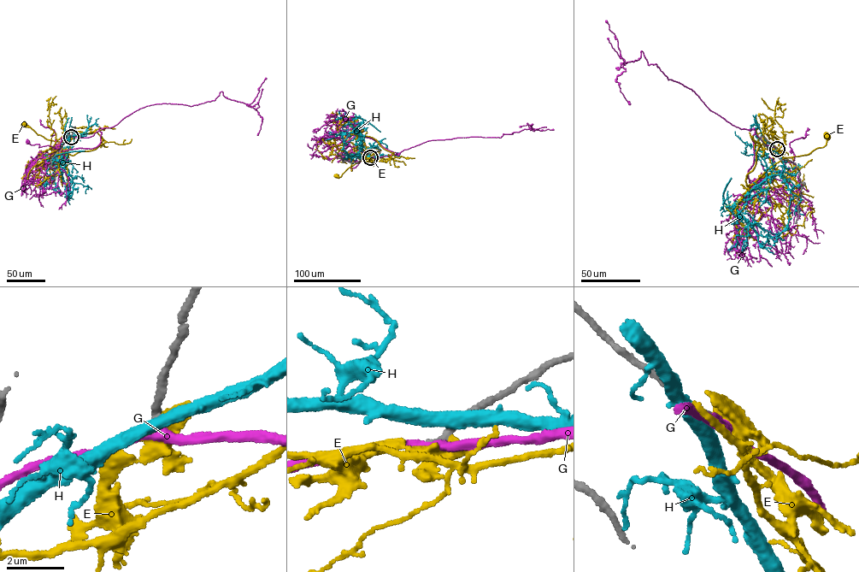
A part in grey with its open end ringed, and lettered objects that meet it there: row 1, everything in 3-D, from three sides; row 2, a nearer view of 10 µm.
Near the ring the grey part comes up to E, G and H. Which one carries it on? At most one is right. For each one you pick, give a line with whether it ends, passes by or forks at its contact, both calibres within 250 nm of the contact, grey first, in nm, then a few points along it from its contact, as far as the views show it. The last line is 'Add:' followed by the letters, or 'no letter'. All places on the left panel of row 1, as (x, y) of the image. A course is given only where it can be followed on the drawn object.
G: It passes by. Thickness 260 nm (grey) against 260 nm. Its course: (71, 137), (86, 138), (102, 132), (99, 144), (91, 149), (61, 151), (27, 141)
Add: G

